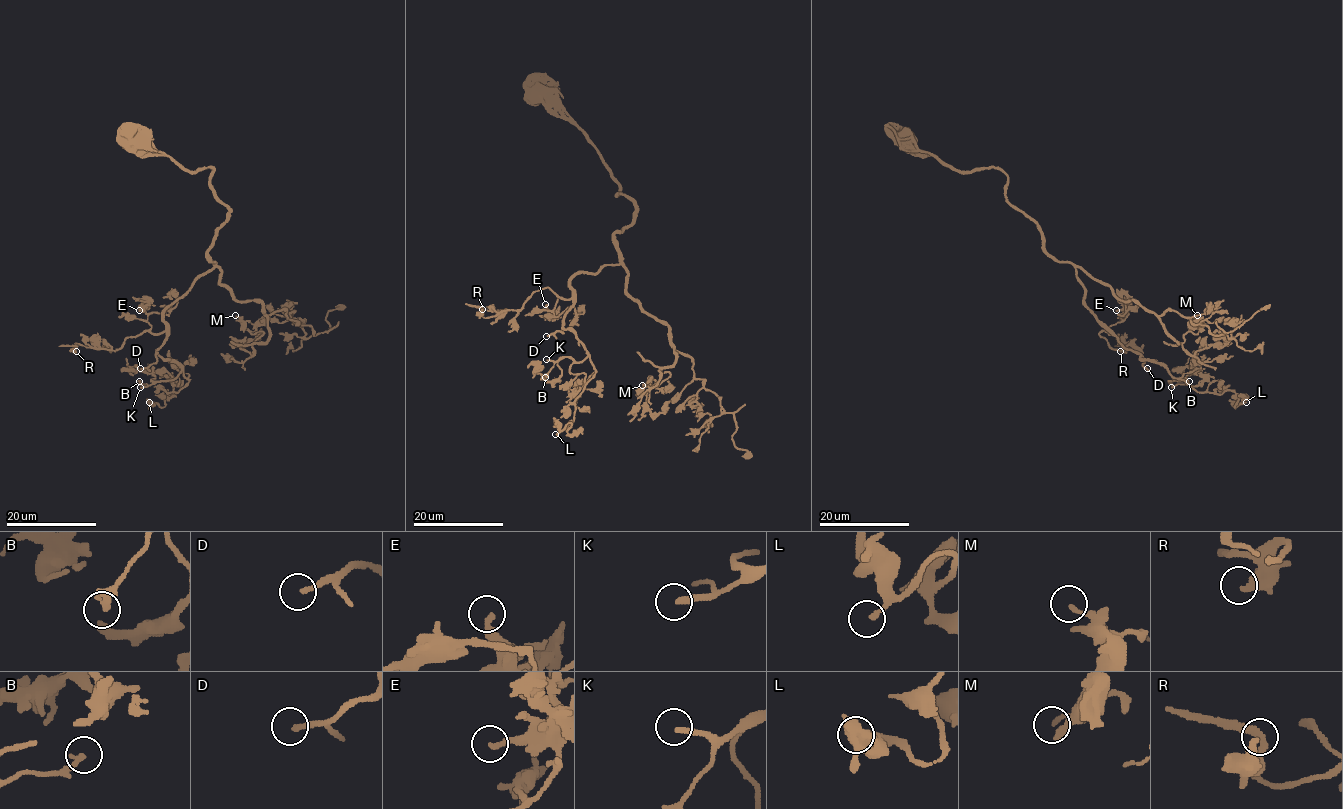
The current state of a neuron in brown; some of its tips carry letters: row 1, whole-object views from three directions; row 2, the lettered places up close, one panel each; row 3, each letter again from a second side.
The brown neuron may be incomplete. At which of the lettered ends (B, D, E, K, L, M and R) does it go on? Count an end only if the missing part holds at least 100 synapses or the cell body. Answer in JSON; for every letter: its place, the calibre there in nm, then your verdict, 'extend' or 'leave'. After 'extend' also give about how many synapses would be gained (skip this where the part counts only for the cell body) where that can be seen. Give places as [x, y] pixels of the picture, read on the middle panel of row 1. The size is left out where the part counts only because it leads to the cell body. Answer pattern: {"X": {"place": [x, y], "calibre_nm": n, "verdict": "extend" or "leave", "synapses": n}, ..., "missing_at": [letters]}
{"B": {"place": [545, 377], "calibre_nm": 190, "verdict": "leave"}, "D": {"place": [546, 336], "calibre_nm": 190, "verdict": "extend", "synapses": 190}, "E": {"place": [545, 304], "calibre_nm": 240, "verdict": "leave"}, "K": {"place": [546, 359], "calibre_nm": 200, "verdict": "extend", "synapses": 110}, "L": {"place": [555, 434], "calibre_nm": 190, "verdict": "leave"}, "M": {"place": [642, 385], "calibre_nm": 140, "verdict": "leave"}, "R": {"place": [482, 309], "calibre_nm": 360, "verdict": "leave"}, "missing_at": ["D", "K"]}

